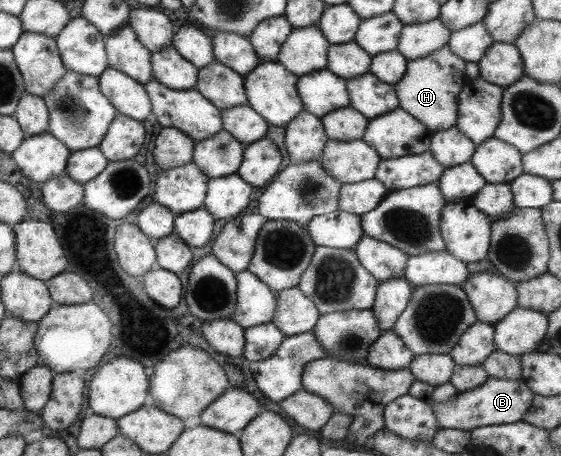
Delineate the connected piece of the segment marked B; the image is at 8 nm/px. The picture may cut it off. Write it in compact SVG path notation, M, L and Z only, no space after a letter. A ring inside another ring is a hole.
M487 376L481 385L457 393L455 397L444 403L430 405L436 418L436 424L440 429L451 428L470 432L478 427L522 421L526 409L532 402L533 395L533 392L522 380L498 379Z

